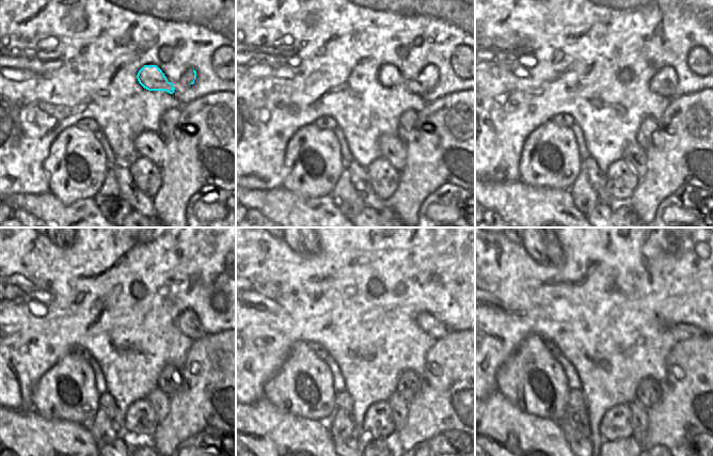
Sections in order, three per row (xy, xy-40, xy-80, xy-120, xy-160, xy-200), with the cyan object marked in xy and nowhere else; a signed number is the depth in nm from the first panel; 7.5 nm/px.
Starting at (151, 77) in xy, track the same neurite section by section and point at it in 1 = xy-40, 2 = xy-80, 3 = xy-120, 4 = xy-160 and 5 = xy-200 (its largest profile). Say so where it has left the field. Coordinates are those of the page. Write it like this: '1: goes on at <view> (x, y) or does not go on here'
1: goes on at xy-40 (389, 75)
2: goes on at xy-80 (658, 84)
3: goes on at xy-120 (188, 323)
4: goes on at xy-160 (427, 323)
5: goes on at xy-200 (680, 331)

